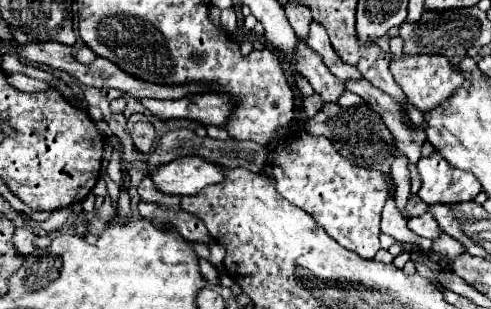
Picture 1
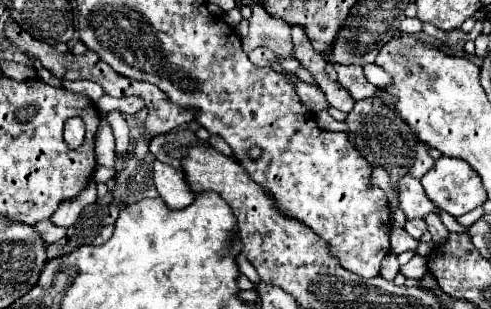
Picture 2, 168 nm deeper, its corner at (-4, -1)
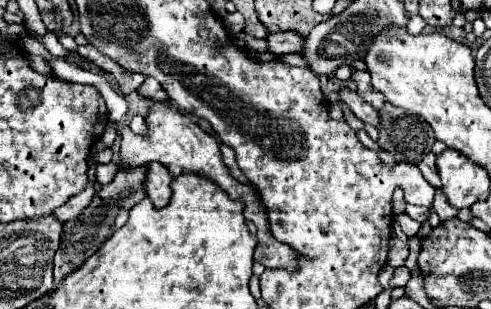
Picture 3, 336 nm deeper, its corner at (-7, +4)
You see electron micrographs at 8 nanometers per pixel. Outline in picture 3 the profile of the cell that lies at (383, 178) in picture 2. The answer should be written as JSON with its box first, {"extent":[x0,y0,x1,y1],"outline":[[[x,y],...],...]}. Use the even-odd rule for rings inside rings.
{"extent":[405,205,429,223],"outline":[[[407,205],[405,213],[407,213],[407,215],[411,217],[411,219],[419,221],[419,223],[423,223],[423,221],[427,221],[427,219],[429,219],[429,209],[427,209],[427,207],[417,207],[417,205]]]}

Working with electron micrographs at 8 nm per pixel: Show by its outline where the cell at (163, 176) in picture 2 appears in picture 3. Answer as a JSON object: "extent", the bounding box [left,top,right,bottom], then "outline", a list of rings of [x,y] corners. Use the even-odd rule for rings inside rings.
{"extent":[143,163,171,209],"outline":[[[149,163],[143,189],[155,209],[161,209],[169,203],[169,199],[171,199],[169,183],[171,183],[171,177],[169,177],[167,169],[163,169],[159,163]]]}

